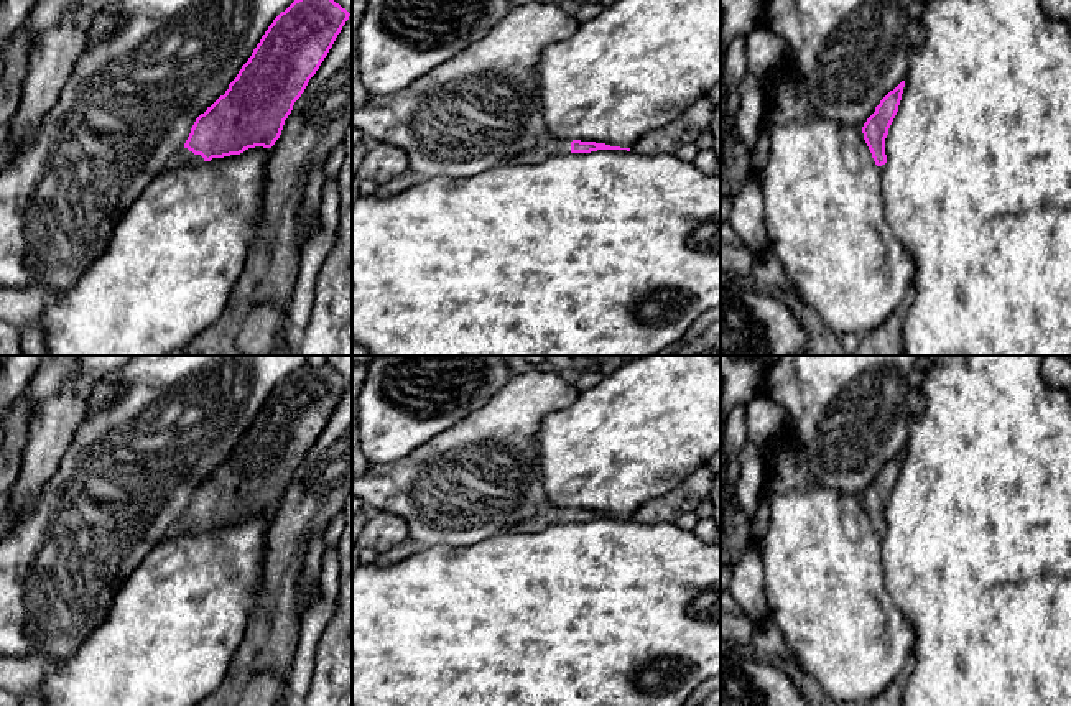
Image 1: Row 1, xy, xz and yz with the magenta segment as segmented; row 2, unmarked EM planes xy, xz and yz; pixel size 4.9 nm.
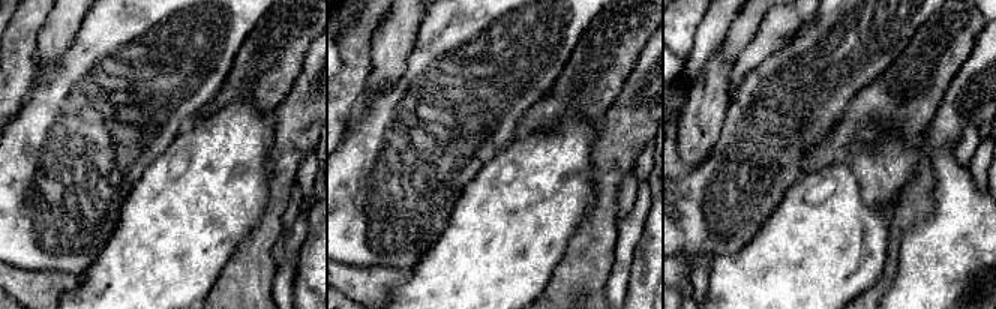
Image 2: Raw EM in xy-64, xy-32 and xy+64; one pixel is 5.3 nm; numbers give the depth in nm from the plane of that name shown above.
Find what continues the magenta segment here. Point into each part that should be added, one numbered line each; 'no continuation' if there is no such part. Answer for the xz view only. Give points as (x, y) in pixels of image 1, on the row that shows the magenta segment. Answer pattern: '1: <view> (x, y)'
1: xz (548, 147)

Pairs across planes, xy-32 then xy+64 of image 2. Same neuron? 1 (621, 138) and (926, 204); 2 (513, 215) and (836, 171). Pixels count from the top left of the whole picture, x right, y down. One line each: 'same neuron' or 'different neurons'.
1: same neuron
2: same neuron

